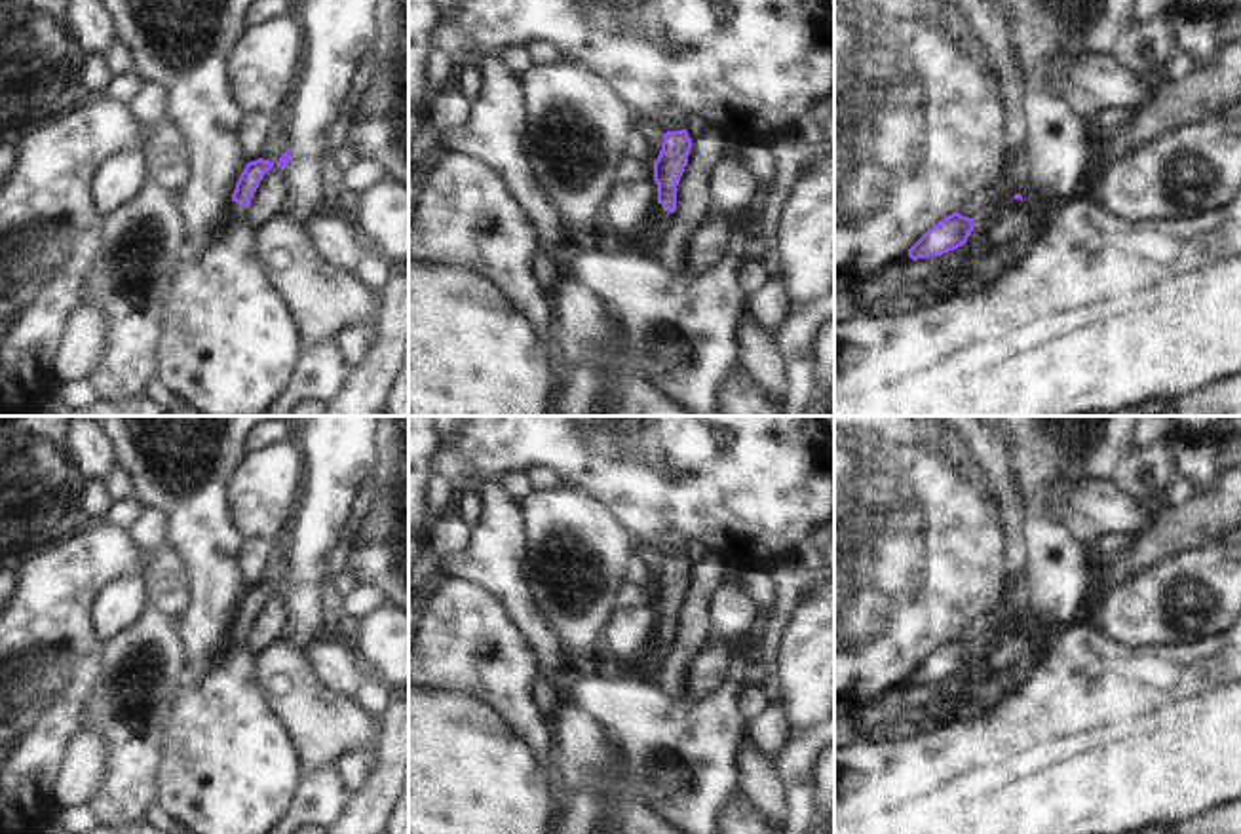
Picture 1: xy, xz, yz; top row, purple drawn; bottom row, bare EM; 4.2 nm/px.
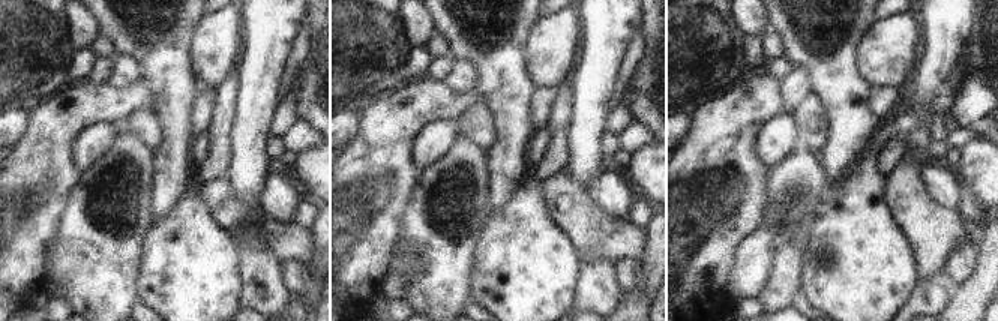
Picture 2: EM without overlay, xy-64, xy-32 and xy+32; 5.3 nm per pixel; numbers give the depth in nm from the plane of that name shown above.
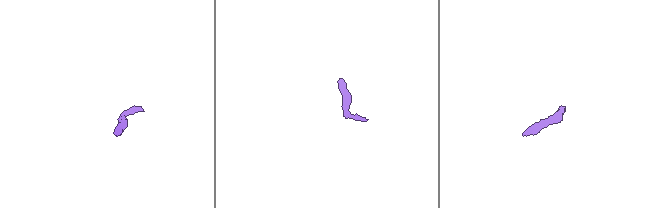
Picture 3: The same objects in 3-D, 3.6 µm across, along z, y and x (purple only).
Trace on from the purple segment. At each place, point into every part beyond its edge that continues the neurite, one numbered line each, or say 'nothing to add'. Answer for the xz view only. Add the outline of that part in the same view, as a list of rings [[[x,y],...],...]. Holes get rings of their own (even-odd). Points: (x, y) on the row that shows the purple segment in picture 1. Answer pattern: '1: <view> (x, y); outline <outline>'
1: xz (647, 240); outline [[[658,203],[654,220],[642,232],[633,236],[635,249],[642,253],[654,253],[673,215],[675,213],[667,211],[661,203]]]

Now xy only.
1: xy (229, 346); outline [[[232,201],[209,247],[181,262],[162,321],[156,378],[200,416],[264,416],[300,357],[296,327],[257,255],[247,207]]]

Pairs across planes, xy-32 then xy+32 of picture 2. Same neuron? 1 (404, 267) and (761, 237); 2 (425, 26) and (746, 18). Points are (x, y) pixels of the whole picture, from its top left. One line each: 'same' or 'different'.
1: same
2: same

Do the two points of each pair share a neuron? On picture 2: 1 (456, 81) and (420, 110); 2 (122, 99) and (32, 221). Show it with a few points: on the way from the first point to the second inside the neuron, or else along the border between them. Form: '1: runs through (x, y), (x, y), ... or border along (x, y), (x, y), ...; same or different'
1: border along (443, 81), (458, 92), (468, 92), (474, 87); different
2: runs through (86, 111), (44, 153), (33, 185); same

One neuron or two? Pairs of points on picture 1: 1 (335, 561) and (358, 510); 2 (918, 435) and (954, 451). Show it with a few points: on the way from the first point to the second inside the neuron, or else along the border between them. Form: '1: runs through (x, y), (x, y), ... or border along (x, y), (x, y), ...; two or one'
1: runs through (343, 548), (352, 523); one
2: border along (943, 435), (924, 451); two

